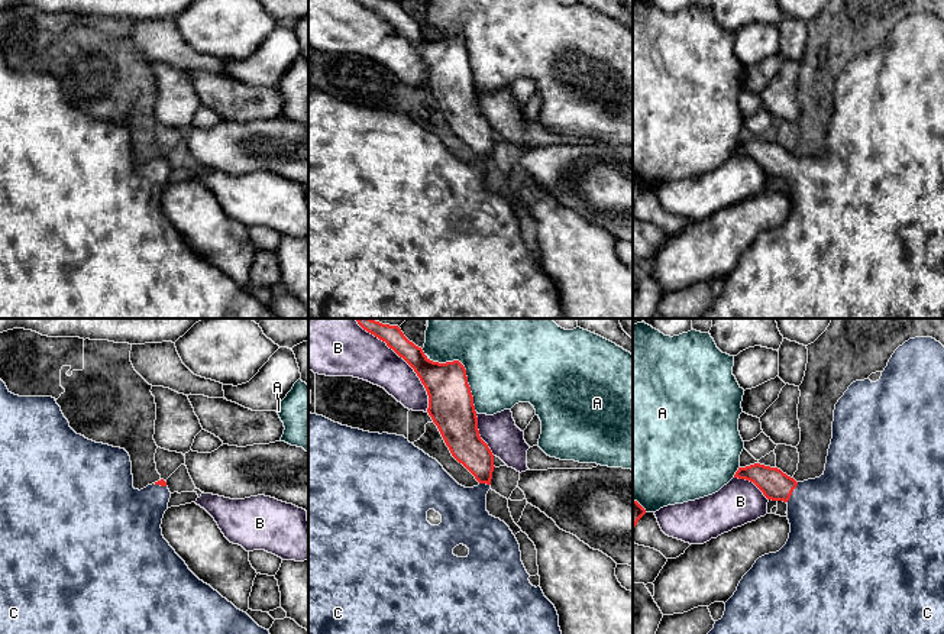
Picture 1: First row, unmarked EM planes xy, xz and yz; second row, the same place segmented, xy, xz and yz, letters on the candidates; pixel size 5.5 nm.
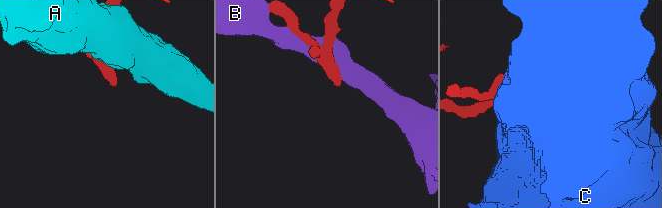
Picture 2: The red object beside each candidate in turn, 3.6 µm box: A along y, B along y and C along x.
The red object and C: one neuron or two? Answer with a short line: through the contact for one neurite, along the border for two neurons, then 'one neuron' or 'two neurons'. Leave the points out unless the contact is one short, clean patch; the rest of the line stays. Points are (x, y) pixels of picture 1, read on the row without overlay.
line yz (775, 161), (792, 167), (830, 191); one neuron

